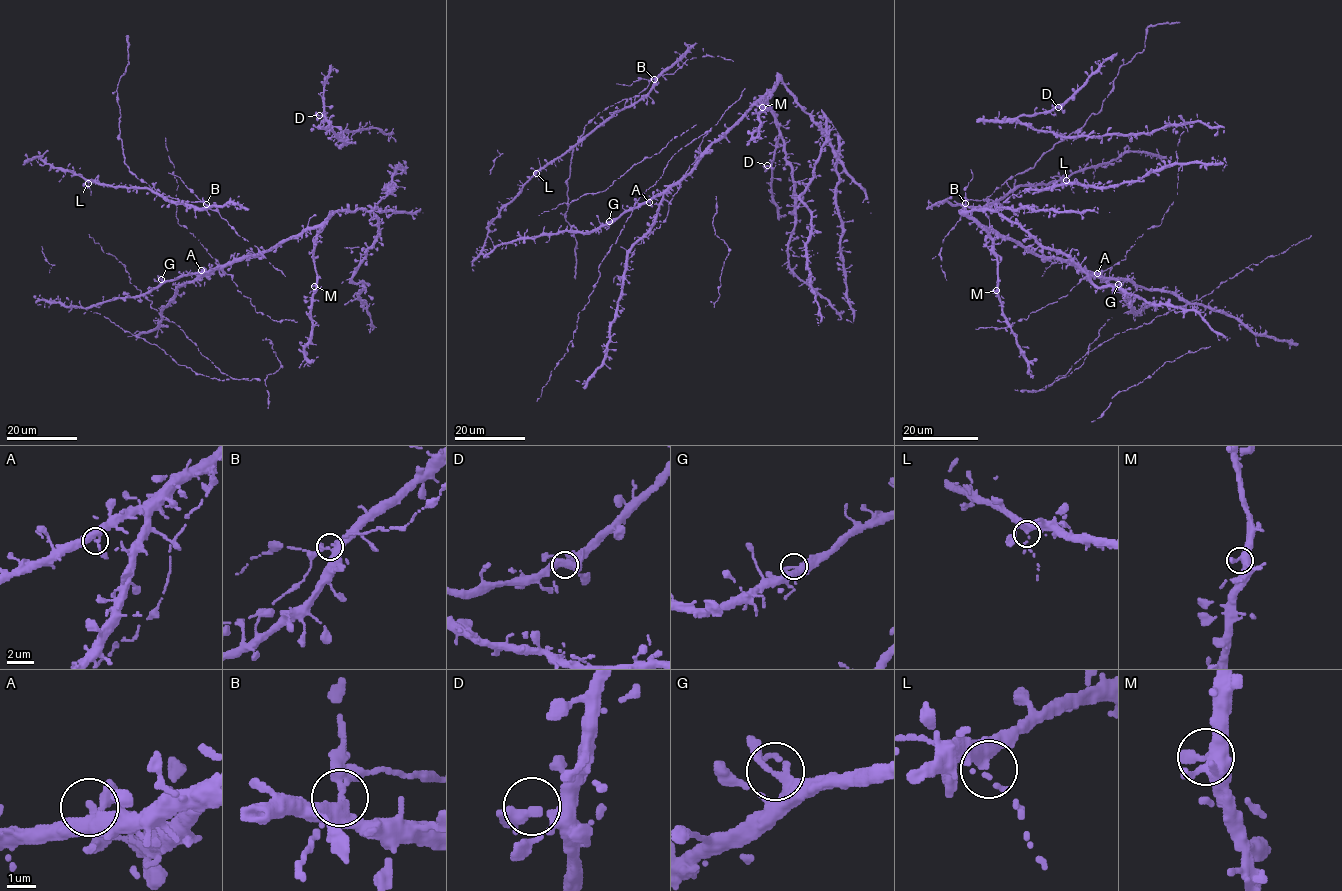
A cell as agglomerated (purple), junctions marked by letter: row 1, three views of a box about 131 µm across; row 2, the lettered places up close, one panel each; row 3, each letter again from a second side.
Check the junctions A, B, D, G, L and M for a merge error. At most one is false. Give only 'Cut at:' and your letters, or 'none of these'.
Cut at: none of these

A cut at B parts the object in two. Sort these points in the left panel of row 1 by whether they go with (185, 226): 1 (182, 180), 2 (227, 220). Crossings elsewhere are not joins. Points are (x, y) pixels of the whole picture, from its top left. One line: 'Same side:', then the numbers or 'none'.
Same side: none

